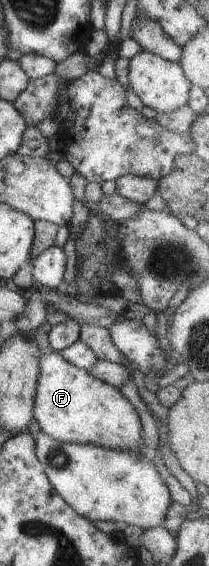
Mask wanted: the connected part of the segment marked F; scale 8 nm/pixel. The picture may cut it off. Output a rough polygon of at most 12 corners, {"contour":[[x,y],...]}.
{"contour":[[41,350],[33,417],[57,441],[144,450],[118,387]]}

